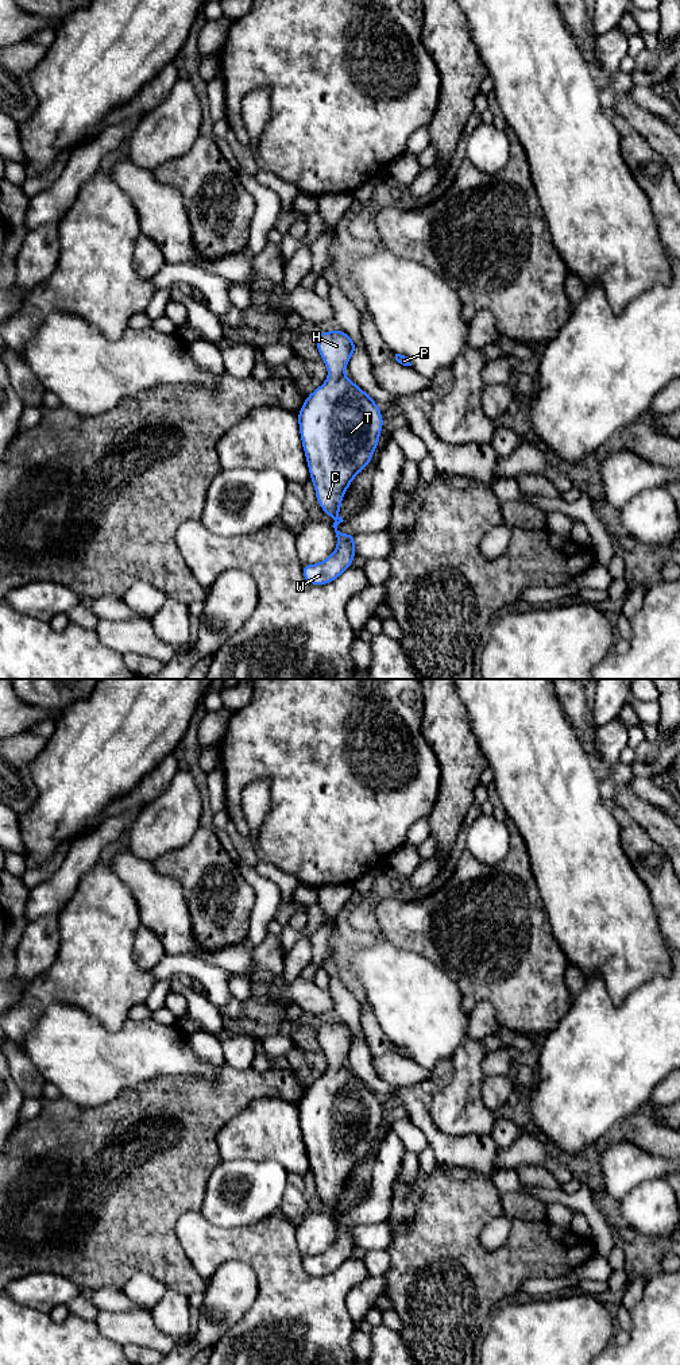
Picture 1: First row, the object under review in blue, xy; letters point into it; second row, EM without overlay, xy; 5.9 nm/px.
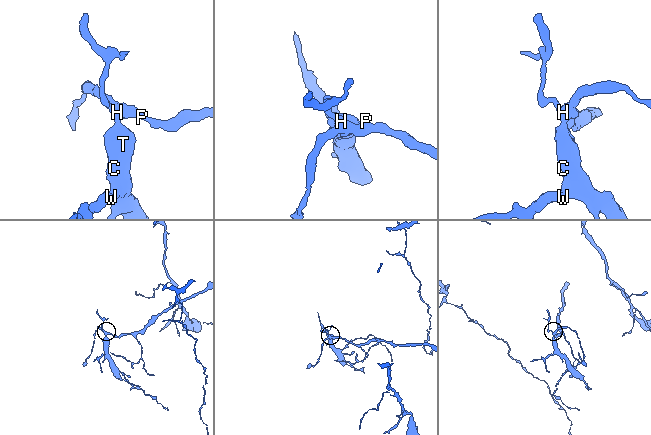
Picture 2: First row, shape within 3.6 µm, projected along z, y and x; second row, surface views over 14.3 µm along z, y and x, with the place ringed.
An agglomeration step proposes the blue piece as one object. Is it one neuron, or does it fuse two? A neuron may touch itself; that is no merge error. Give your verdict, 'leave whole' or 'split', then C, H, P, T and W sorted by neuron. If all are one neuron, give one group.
leave whole; C H P T W

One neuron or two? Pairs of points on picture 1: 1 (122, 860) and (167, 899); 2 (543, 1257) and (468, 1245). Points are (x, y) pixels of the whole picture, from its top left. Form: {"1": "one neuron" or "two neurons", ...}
{"1": "one neuron", "2": "one neuron"}

